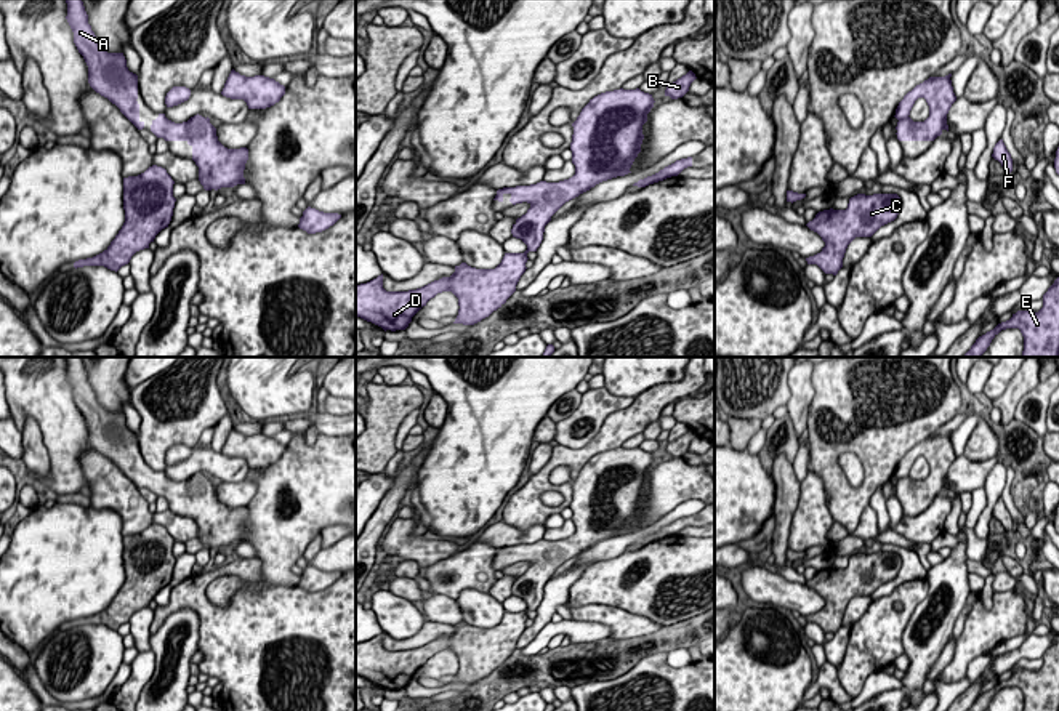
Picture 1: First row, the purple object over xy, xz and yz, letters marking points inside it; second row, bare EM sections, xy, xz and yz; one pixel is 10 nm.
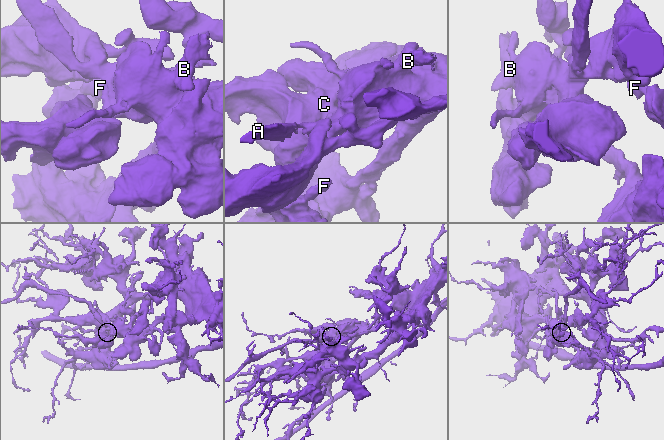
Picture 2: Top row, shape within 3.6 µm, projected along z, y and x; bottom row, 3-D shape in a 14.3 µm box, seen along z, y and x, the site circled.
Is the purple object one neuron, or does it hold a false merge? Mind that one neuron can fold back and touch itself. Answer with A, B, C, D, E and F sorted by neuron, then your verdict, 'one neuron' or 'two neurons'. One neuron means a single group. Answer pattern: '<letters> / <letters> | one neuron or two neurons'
A B C D E F | one neuron

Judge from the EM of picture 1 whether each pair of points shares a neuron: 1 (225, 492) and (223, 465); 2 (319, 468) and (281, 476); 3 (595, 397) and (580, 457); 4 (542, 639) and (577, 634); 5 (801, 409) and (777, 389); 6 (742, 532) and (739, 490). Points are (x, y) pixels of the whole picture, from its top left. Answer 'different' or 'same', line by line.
1: different
2: same
3: different
4: same
5: different
6: same

